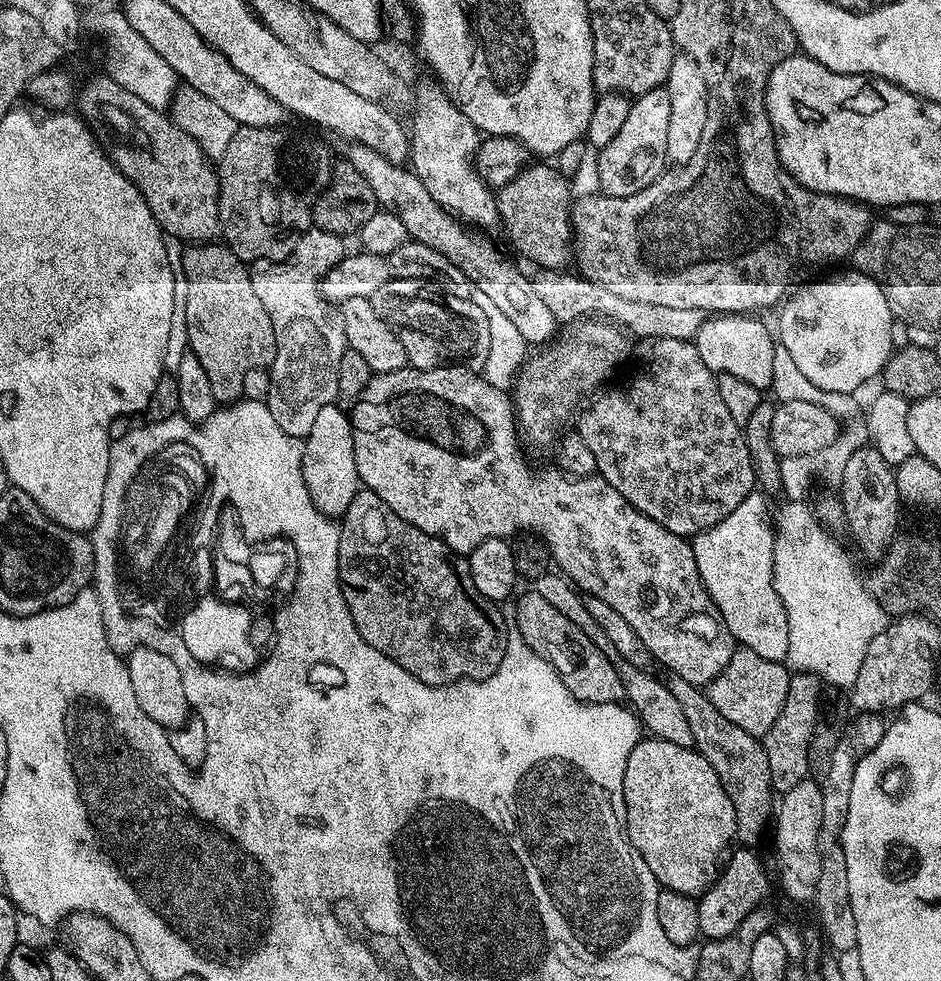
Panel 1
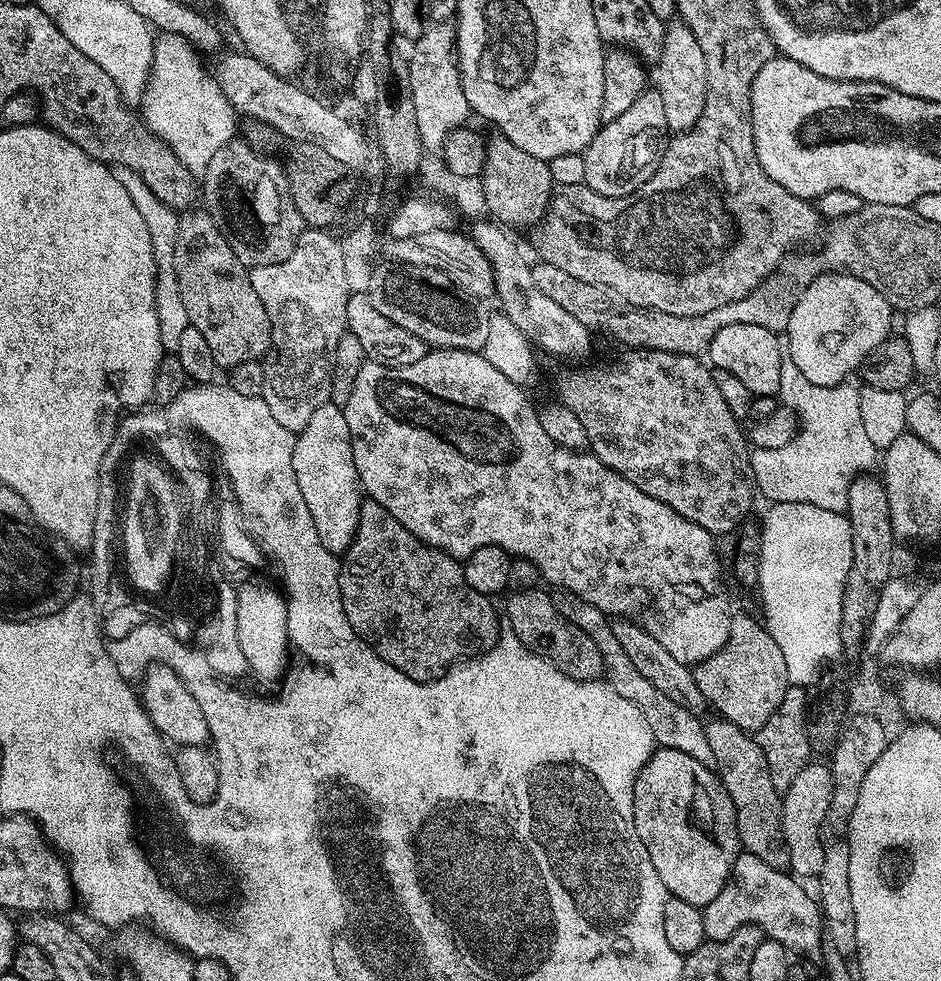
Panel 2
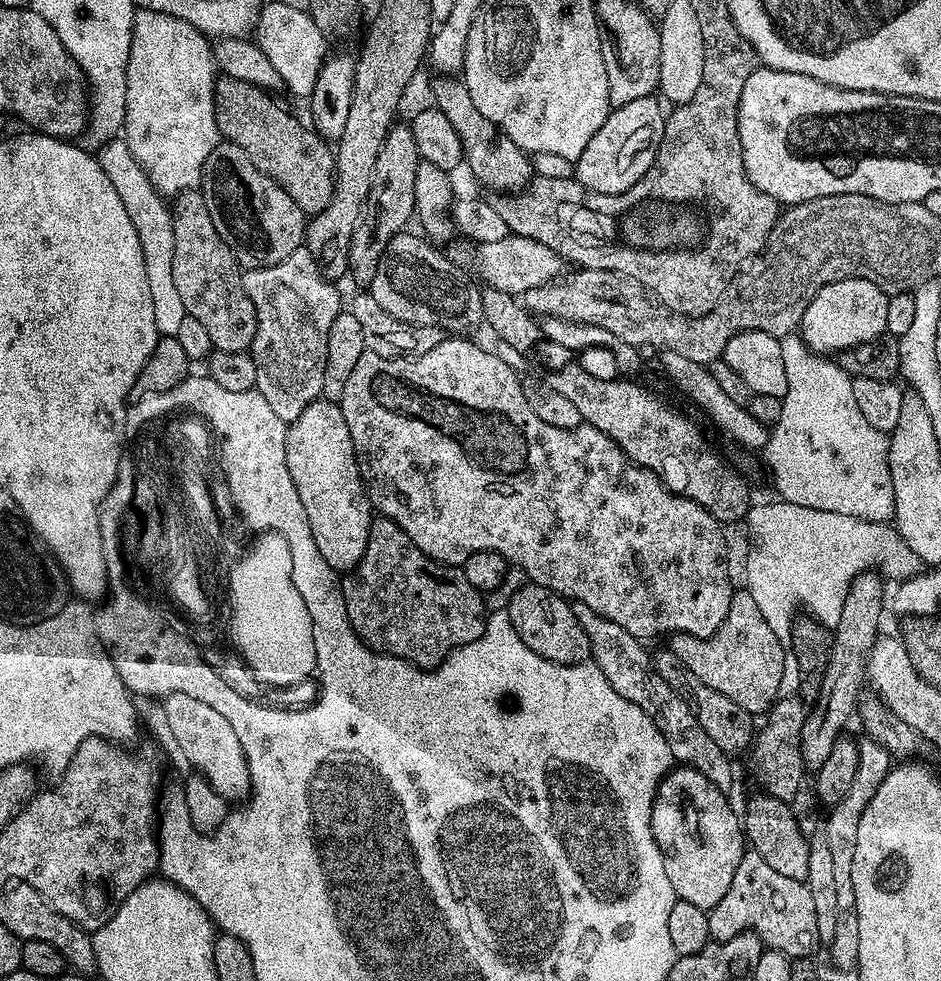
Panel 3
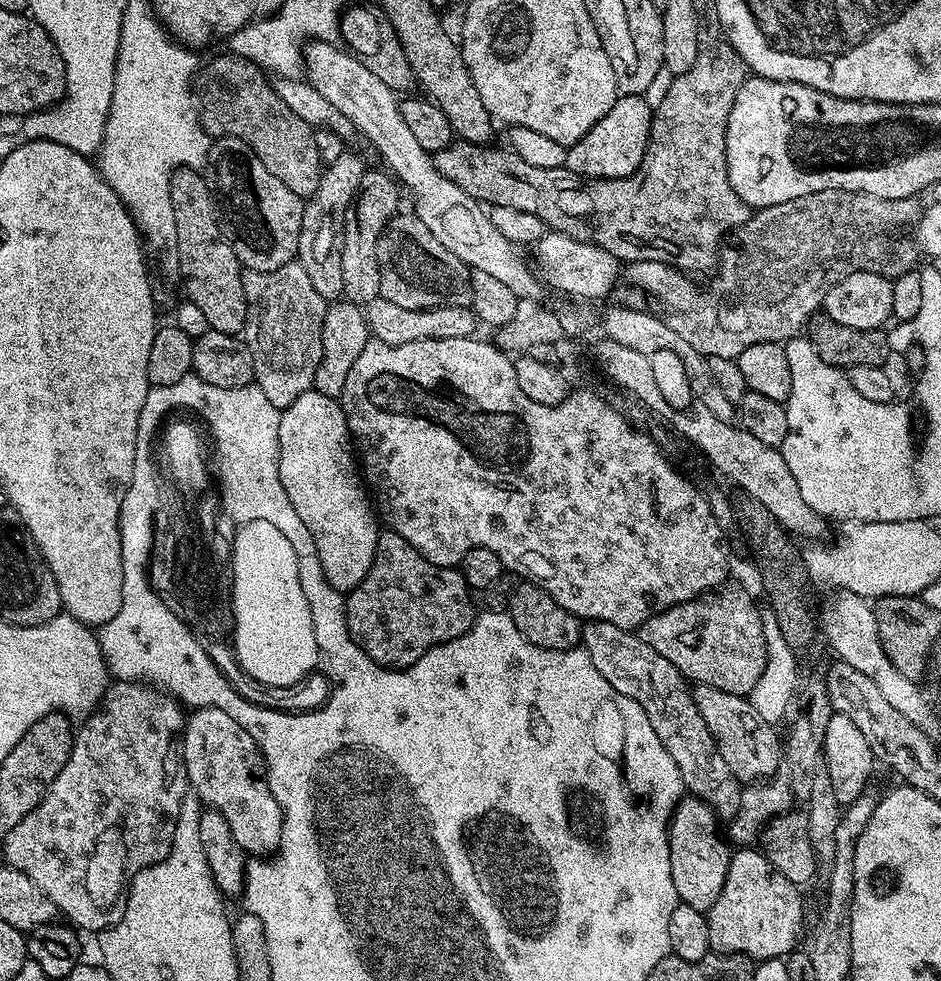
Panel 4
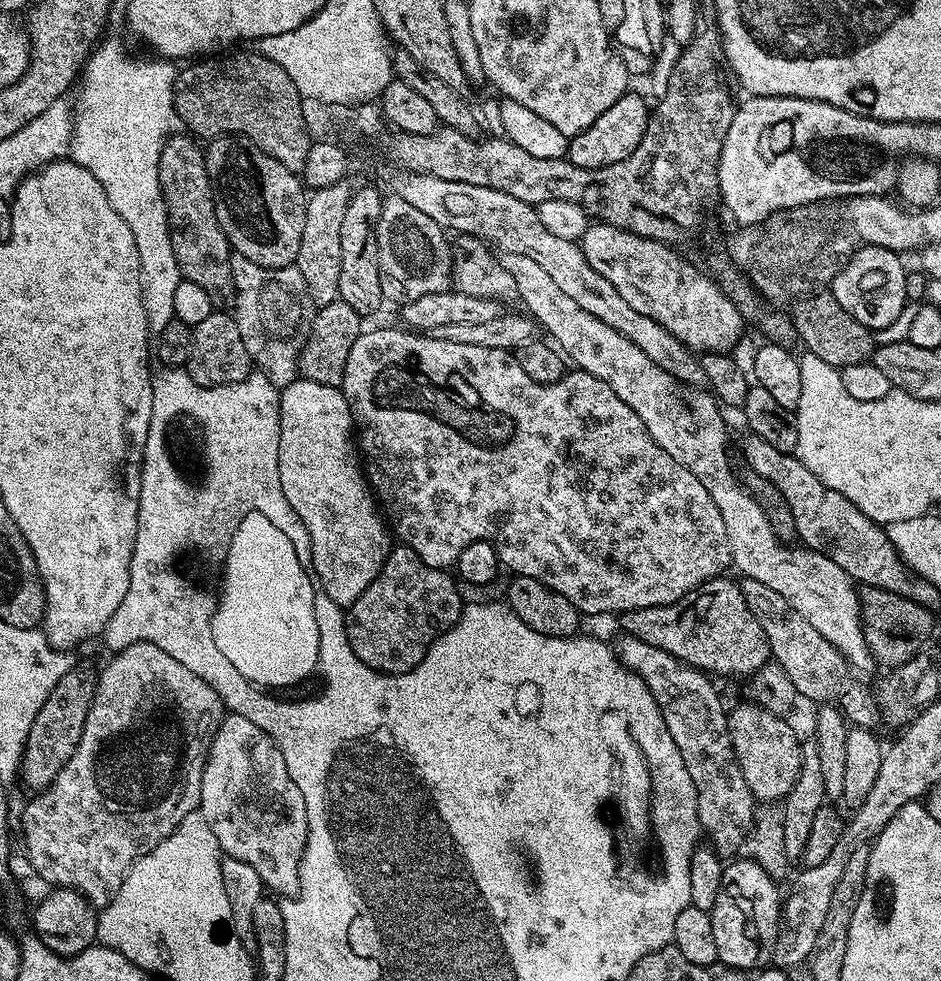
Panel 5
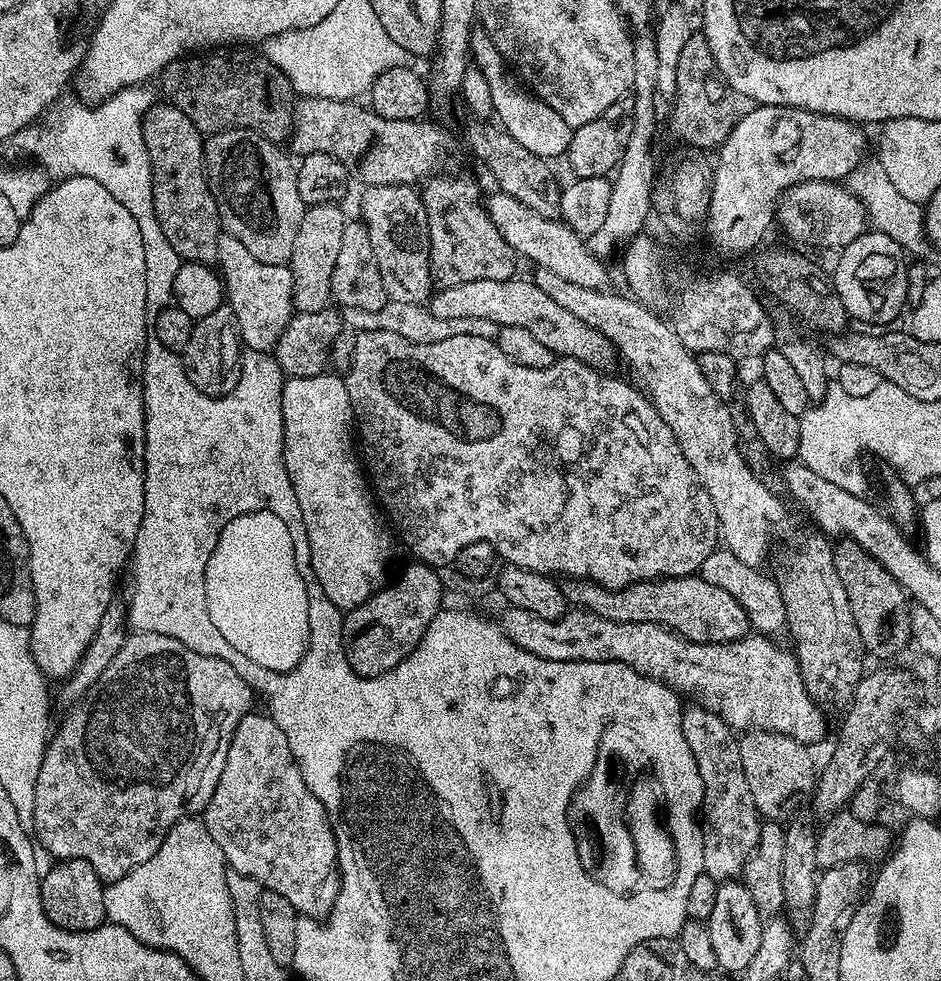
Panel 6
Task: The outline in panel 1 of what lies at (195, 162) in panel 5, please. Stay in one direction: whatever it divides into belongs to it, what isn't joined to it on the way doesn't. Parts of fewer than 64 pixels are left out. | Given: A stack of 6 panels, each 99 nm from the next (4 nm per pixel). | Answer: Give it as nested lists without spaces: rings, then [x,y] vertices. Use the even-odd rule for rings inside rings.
[[[189,243],[182,251],[178,268],[182,273],[182,297],[186,308],[186,329],[189,330],[188,347],[198,362],[202,362],[202,370],[206,370],[214,398],[227,406],[243,397],[242,382],[250,370],[268,368],[274,362],[276,339],[270,314],[266,314],[266,306],[262,306],[258,294],[254,294],[249,265],[238,259],[225,243]]]

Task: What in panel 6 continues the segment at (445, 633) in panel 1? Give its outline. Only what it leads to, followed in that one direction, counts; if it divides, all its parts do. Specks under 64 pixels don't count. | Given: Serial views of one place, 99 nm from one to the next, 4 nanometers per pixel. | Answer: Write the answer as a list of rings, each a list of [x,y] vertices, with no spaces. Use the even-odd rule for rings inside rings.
[[[411,563],[396,581],[385,583],[369,600],[343,613],[344,653],[359,676],[381,676],[398,666],[418,646],[422,634],[441,611],[440,599],[446,596],[446,589],[440,584],[439,571],[430,564]]]

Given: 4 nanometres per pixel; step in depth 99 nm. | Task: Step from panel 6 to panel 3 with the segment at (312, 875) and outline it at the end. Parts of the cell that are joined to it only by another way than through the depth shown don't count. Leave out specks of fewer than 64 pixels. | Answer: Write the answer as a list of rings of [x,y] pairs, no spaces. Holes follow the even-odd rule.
[[[168,692],[163,697],[166,715],[170,720],[171,733],[182,746],[183,753],[190,758],[193,769],[214,786],[218,794],[225,798],[232,796],[247,797],[252,790],[248,763],[244,757],[242,744],[238,742],[238,734],[230,727],[230,722],[218,714],[206,702],[198,702],[198,698],[190,698],[190,694]]]

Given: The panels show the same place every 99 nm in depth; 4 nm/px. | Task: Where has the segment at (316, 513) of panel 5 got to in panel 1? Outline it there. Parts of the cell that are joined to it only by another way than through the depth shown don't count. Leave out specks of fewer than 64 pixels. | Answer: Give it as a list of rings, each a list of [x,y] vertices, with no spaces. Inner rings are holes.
[[[339,403],[322,406],[314,418],[314,426],[310,426],[310,434],[303,437],[302,443],[302,478],[314,506],[324,516],[343,517],[346,506],[350,506],[354,494],[362,487],[354,462],[354,438],[349,413]]]

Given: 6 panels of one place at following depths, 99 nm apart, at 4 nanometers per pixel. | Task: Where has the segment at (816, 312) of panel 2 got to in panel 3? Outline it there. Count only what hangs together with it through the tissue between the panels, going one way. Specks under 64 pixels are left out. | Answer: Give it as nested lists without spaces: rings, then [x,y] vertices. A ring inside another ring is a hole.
[[[846,278],[842,282],[830,282],[822,286],[822,290],[814,294],[810,306],[806,306],[806,314],[802,314],[798,334],[812,352],[839,354],[846,348],[853,348],[885,335],[888,303],[888,293],[869,280]]]

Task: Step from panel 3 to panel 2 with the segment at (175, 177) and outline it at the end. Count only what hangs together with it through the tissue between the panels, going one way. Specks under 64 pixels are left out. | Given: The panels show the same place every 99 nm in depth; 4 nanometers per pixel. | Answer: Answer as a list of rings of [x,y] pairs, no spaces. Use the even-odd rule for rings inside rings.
[[[163,33],[155,37],[152,46],[152,73],[148,75],[144,97],[138,105],[139,115],[144,124],[155,136],[160,136],[178,154],[182,166],[192,169],[193,173],[203,173],[206,166],[210,166],[210,158],[214,158],[214,150],[226,146],[237,135],[236,121],[238,115],[214,79],[213,73],[200,65],[201,57],[187,40],[174,33]]]

